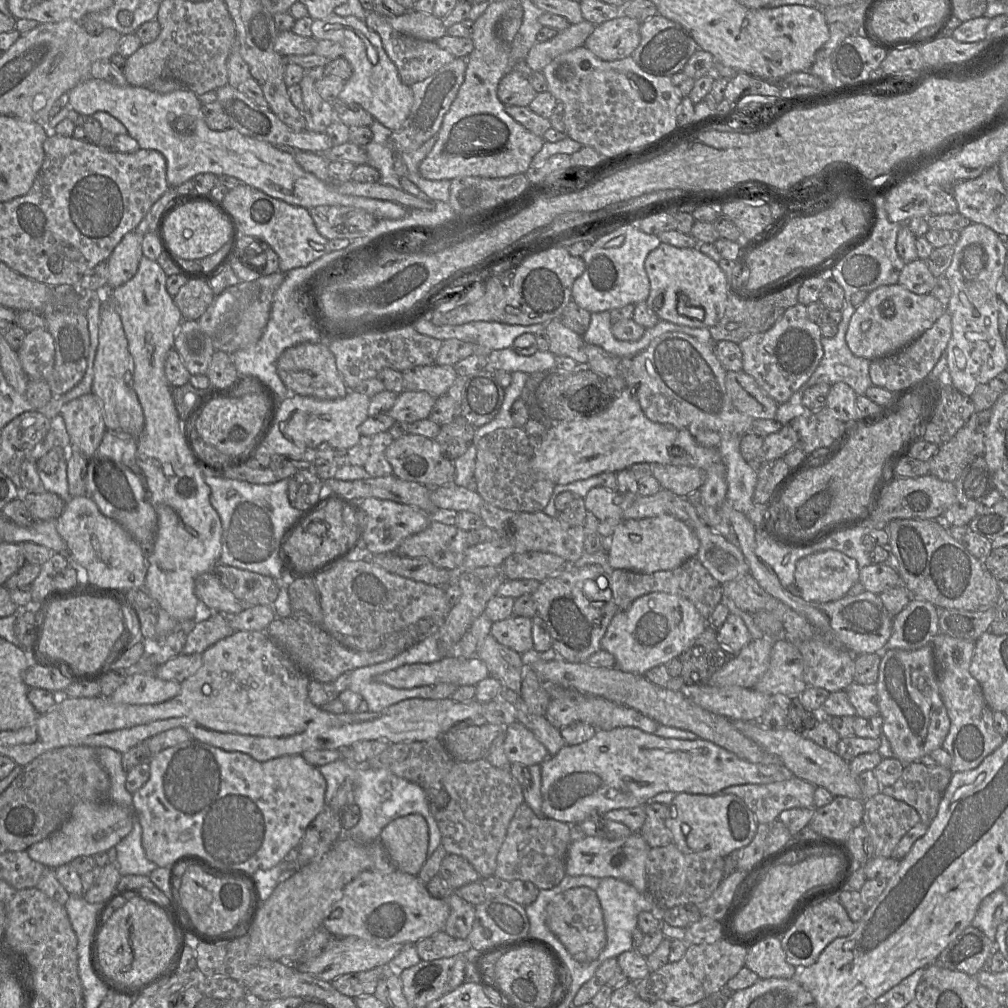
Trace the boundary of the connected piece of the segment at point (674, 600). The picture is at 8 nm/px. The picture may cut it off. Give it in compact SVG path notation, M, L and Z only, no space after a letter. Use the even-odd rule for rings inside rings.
M652 592L637 598L627 610L614 615L601 640L601 649L614 656L618 669L644 676L649 669L677 658L705 628L706 619L689 600L674 594Z

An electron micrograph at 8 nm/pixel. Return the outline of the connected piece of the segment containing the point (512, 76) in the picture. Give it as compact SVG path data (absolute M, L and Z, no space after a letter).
M510 70L500 80L497 96L505 106L528 107L538 93L520 73Z

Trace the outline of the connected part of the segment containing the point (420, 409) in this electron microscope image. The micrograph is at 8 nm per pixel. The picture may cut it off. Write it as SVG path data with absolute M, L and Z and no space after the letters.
M404 390L387 412L396 422L413 423L429 418L436 398L425 391Z

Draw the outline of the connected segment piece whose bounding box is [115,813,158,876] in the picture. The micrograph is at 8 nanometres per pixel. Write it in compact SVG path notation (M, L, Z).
M133 815L133 827L116 846L116 862L120 874L149 876L158 866L147 859L142 846L142 828Z

